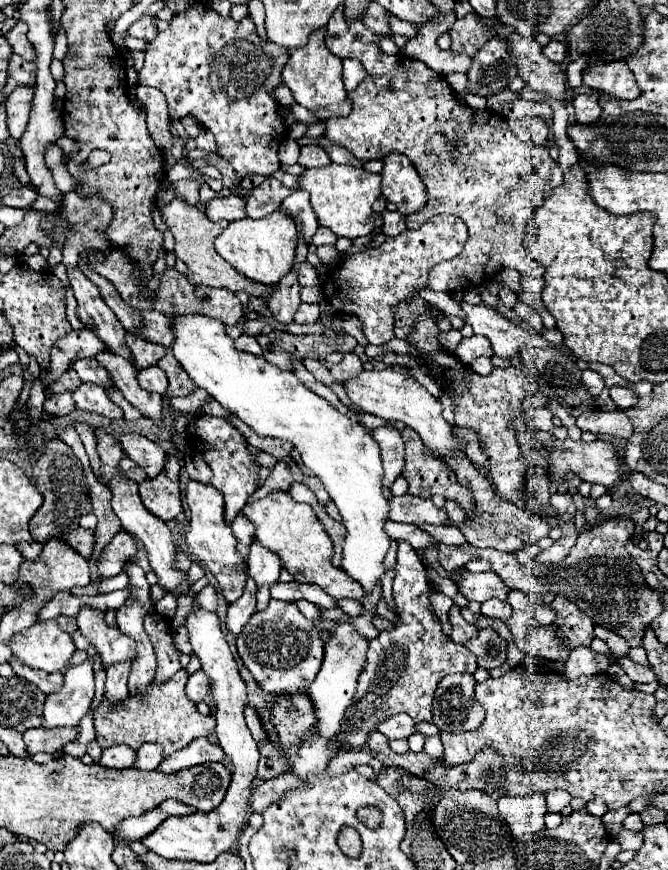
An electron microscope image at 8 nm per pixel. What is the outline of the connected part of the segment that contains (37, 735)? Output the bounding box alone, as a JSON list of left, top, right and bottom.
[23,728,77,756]

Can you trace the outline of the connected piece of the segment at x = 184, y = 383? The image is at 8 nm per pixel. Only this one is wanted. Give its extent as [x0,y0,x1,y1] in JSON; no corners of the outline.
[157,348,195,396]

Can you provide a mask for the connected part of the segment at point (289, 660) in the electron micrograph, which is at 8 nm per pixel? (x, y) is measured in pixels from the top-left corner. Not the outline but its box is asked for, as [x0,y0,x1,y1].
[237,600,323,692]

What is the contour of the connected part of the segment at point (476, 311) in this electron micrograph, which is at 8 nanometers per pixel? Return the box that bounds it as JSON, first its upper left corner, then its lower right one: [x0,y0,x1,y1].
[459,300,529,358]

